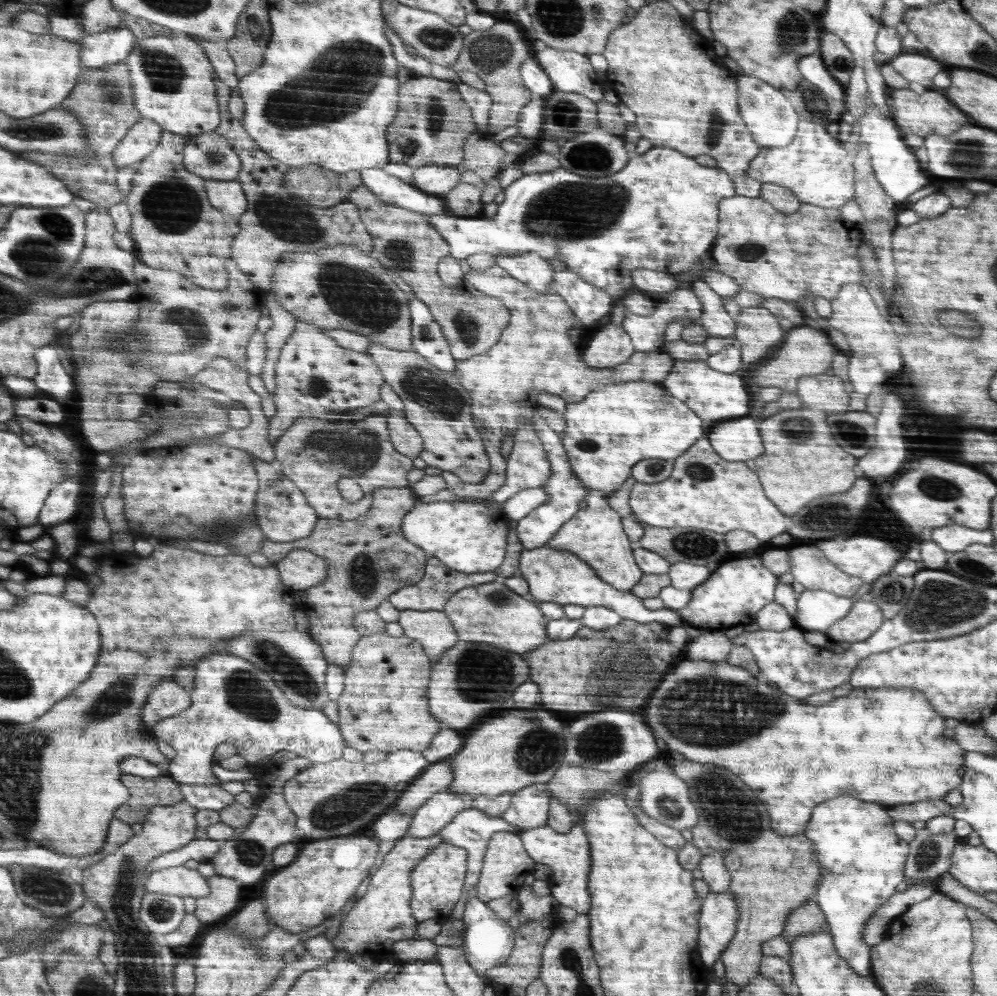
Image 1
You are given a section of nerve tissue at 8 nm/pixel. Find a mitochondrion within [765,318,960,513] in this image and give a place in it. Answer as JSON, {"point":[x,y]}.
{"point":[852,434]}

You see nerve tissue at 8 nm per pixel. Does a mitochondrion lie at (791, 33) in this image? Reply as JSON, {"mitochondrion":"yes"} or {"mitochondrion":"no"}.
{"mitochondrion":"yes"}

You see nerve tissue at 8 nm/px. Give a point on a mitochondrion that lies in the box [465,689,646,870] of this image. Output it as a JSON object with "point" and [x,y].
{"point":[539,749]}

